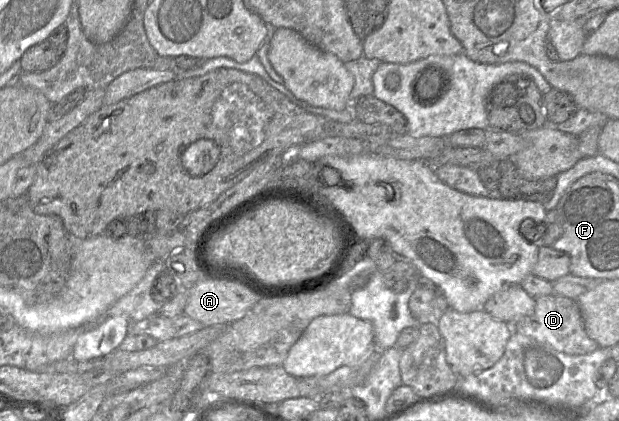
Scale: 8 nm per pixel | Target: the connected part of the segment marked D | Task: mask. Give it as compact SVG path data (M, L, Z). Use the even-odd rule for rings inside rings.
M546 295L534 299L533 312L514 324L509 324L512 332L530 337L568 355L586 355L599 349L597 342L587 335L580 308L574 300L558 295Z

